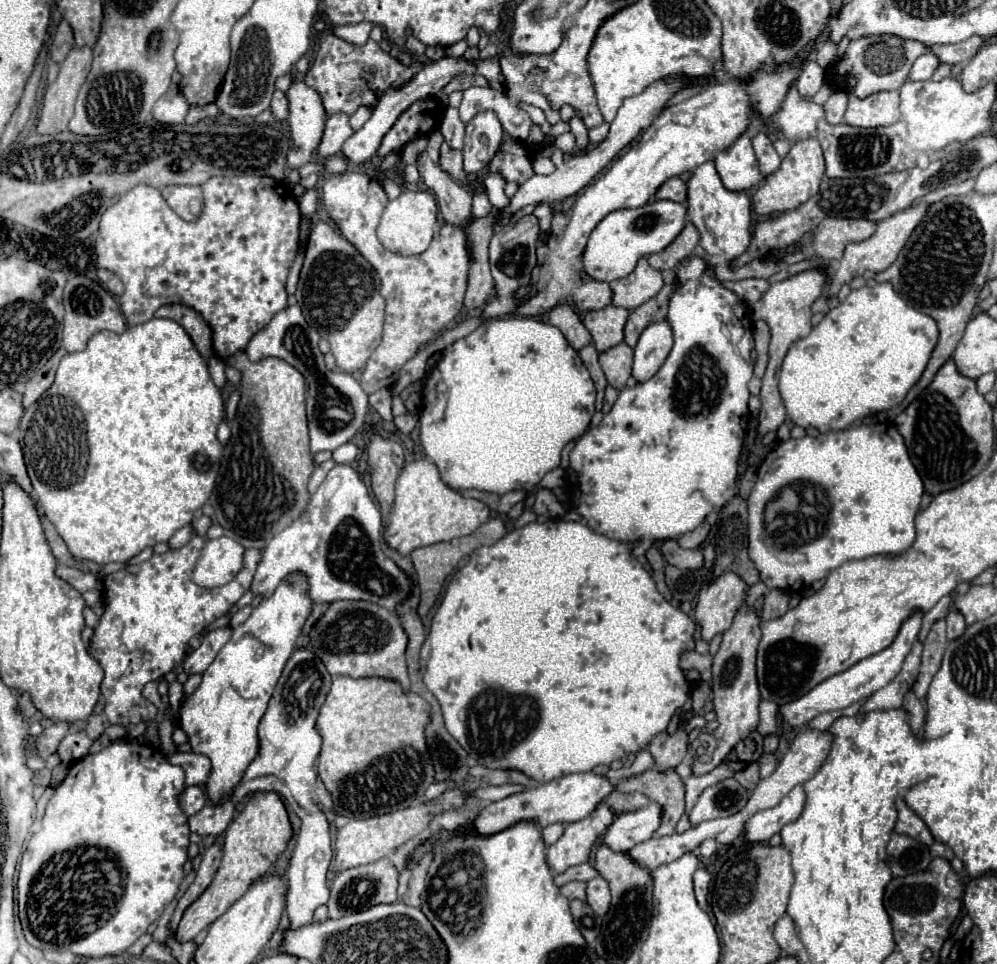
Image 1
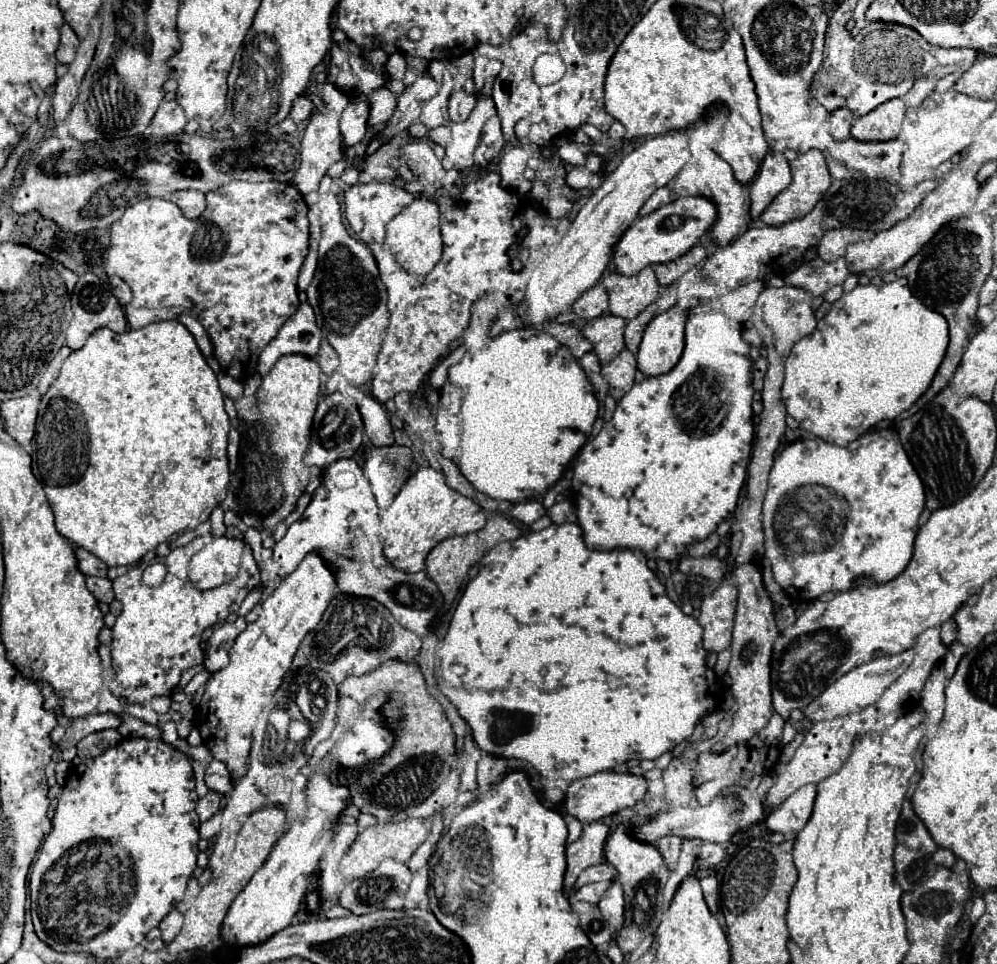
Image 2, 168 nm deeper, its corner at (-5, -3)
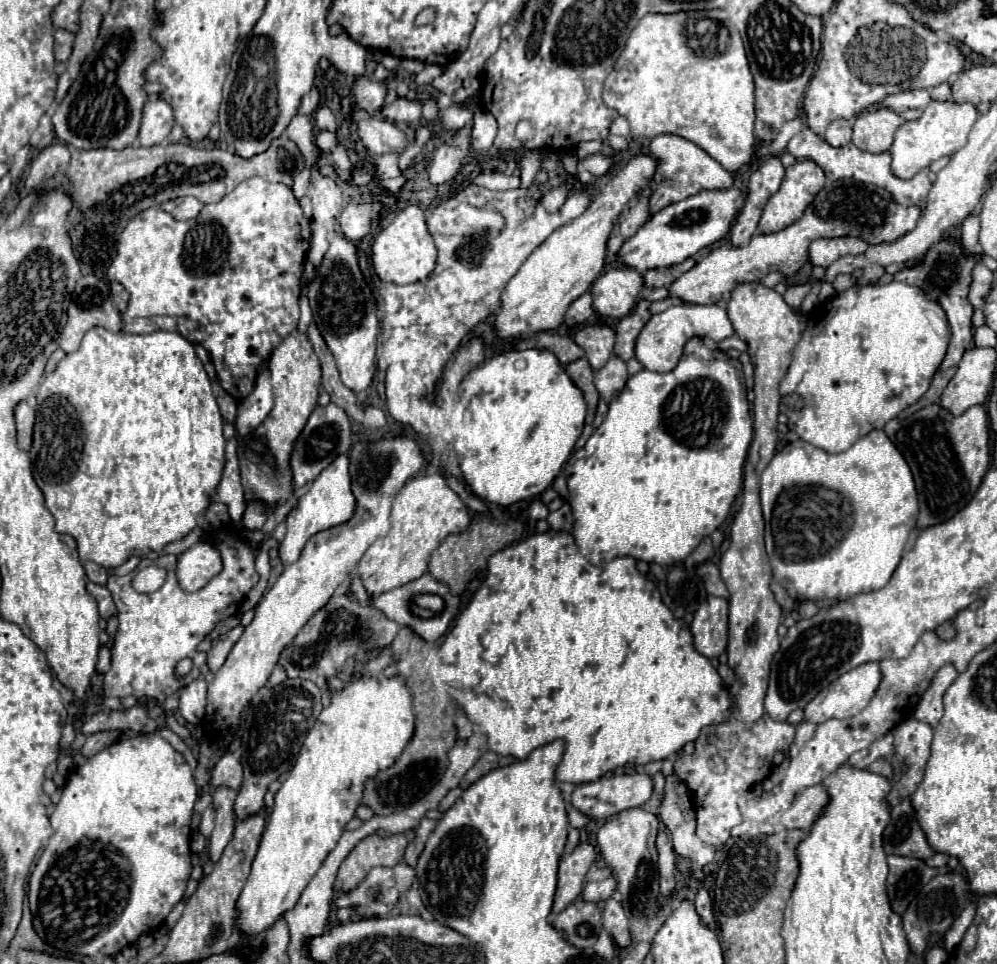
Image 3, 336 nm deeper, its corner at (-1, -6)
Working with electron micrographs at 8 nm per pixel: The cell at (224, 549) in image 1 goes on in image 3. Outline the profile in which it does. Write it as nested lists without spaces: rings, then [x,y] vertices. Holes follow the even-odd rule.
[[[197,542],[177,556],[175,574],[185,592],[197,592],[221,572],[221,556],[207,542]]]

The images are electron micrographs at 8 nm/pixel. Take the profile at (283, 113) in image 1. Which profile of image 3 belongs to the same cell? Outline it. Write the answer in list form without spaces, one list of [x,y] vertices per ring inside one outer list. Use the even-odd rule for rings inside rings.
[[[313,88],[313,90],[303,98],[299,114],[313,114],[313,112],[319,108],[319,104],[321,104],[321,94],[319,94],[317,88]]]

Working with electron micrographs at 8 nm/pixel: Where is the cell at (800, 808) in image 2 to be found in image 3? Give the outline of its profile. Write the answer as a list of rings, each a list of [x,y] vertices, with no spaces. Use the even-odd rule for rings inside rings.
[[[821,784],[809,786],[809,788],[805,788],[797,794],[793,806],[783,814],[781,824],[785,828],[809,830],[815,824],[815,820],[819,820],[825,806],[829,804],[829,800],[831,798],[829,798],[827,790]]]

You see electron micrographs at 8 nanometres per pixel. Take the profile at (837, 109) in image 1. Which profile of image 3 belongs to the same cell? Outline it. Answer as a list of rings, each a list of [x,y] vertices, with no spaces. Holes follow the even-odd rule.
[[[835,120],[829,124],[827,132],[825,132],[825,142],[829,142],[831,146],[839,148],[839,146],[845,146],[851,142],[851,122],[849,120]]]

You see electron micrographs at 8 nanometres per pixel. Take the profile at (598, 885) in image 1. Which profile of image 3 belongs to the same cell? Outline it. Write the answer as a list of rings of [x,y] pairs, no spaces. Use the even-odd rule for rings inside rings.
[[[609,898],[607,904],[605,904],[605,910],[603,910],[603,928],[613,936],[613,942],[619,948],[625,948],[625,946],[631,944],[627,916],[625,916],[621,904],[615,902],[613,898]]]

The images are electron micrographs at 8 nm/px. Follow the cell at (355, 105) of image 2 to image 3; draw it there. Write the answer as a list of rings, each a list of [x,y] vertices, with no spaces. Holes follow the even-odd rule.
[[[361,78],[353,86],[353,96],[355,96],[357,106],[365,106],[365,110],[369,110],[369,114],[377,114],[377,110],[381,110],[383,102],[385,102],[387,84]]]

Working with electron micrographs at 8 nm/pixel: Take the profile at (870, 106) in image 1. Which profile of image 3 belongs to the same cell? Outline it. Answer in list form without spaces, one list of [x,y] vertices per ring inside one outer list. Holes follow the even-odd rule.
[[[885,108],[885,110],[869,110],[863,112],[853,126],[853,144],[859,150],[865,152],[873,152],[873,154],[881,154],[887,152],[893,144],[893,134],[895,130],[903,124],[905,120]]]

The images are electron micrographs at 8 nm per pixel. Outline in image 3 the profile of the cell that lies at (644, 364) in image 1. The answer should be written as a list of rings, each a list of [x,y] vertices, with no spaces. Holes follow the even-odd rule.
[[[681,304],[681,306],[671,306],[669,310],[651,316],[651,320],[643,326],[637,346],[635,346],[635,358],[653,372],[669,372],[677,366],[683,346],[689,338],[709,338],[713,342],[721,342],[723,338],[733,336],[733,326],[727,316],[727,312],[713,304],[713,306],[701,306],[701,304]]]

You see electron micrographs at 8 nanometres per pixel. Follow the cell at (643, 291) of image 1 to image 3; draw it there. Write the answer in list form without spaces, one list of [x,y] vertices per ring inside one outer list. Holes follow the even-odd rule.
[[[627,266],[609,268],[601,274],[593,286],[593,308],[607,318],[623,318],[635,306],[643,292],[643,276]]]

